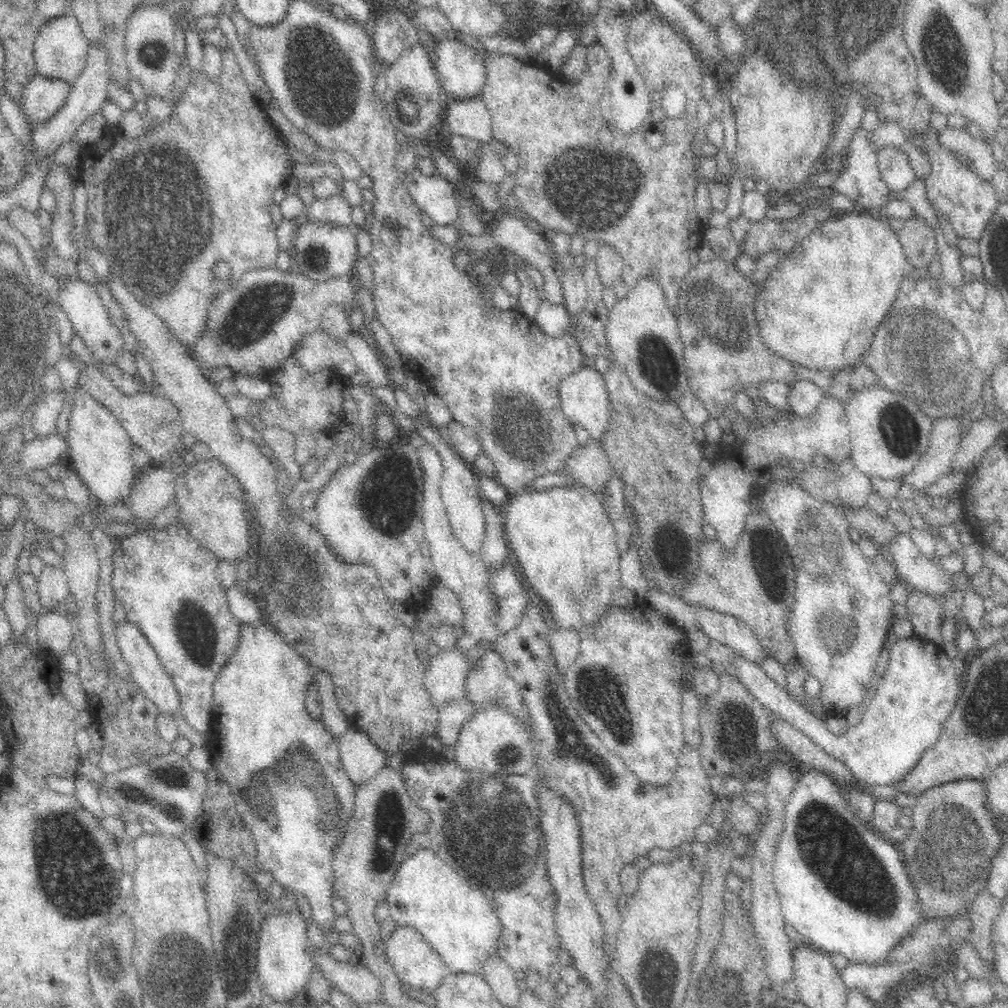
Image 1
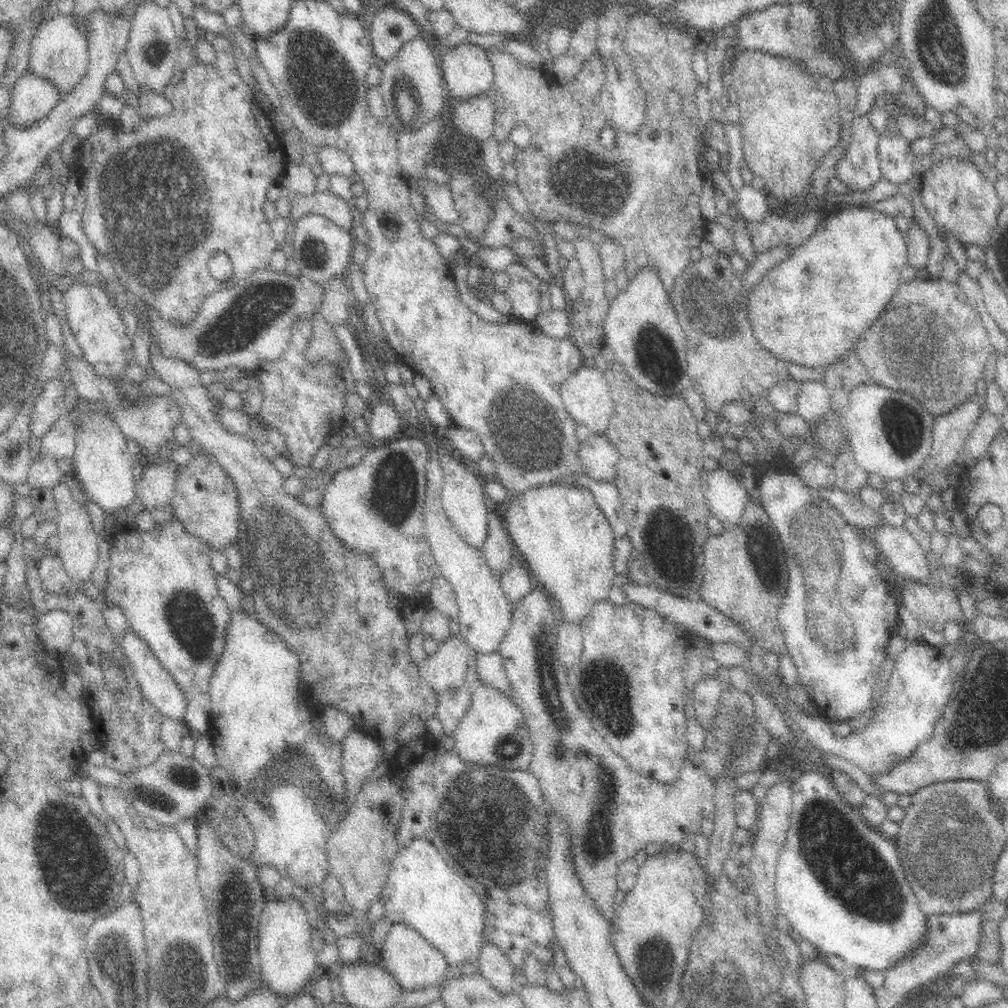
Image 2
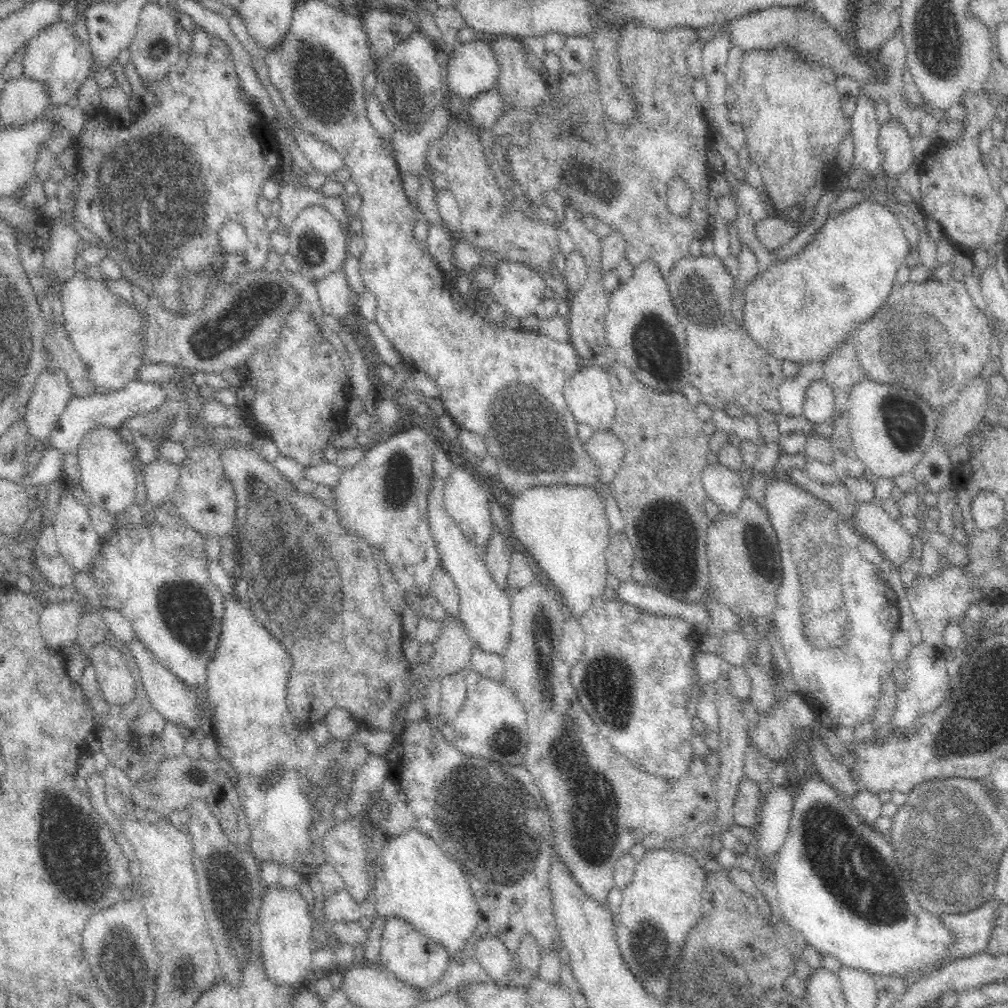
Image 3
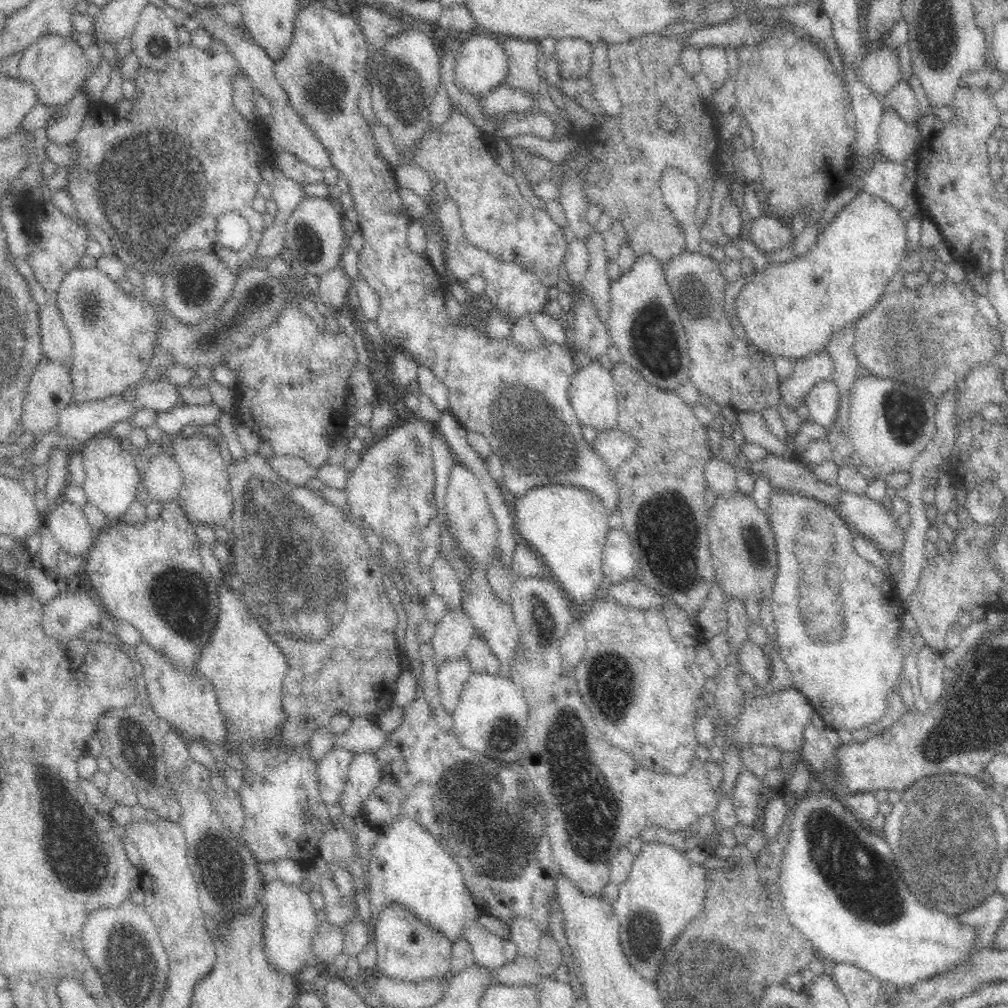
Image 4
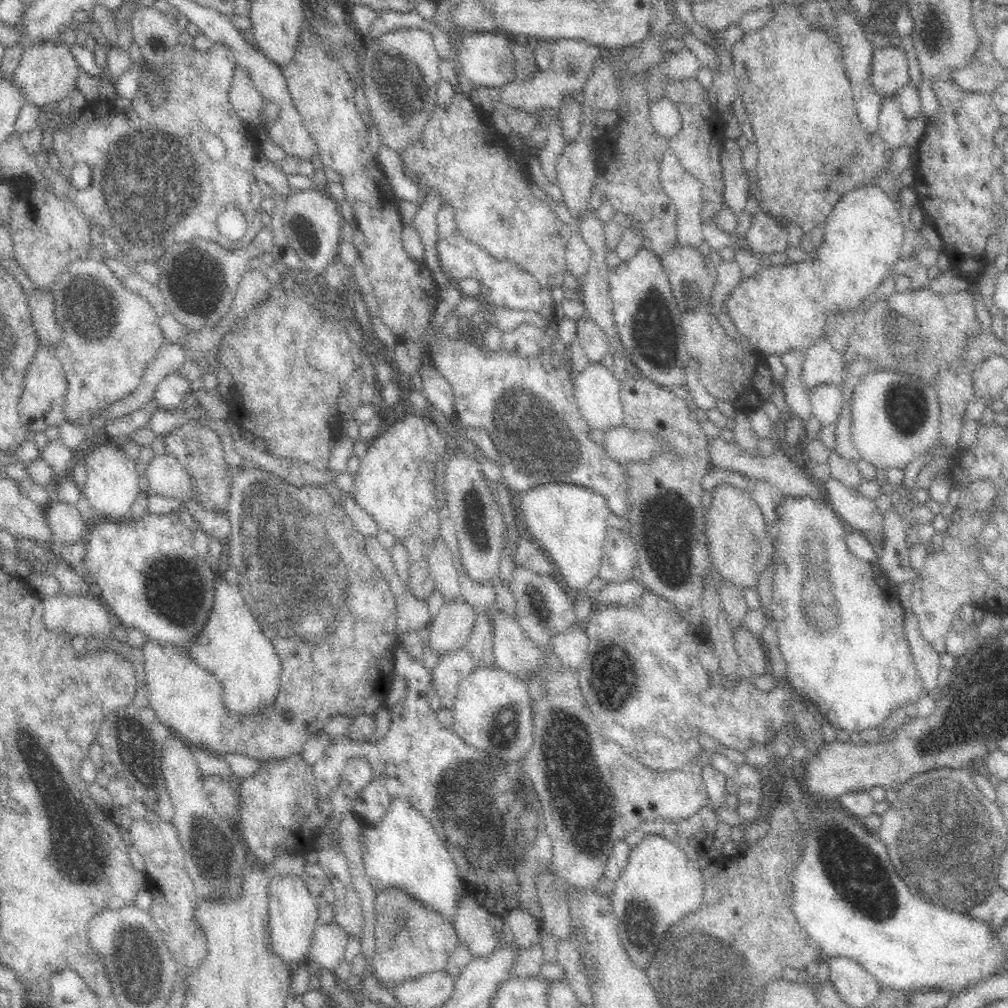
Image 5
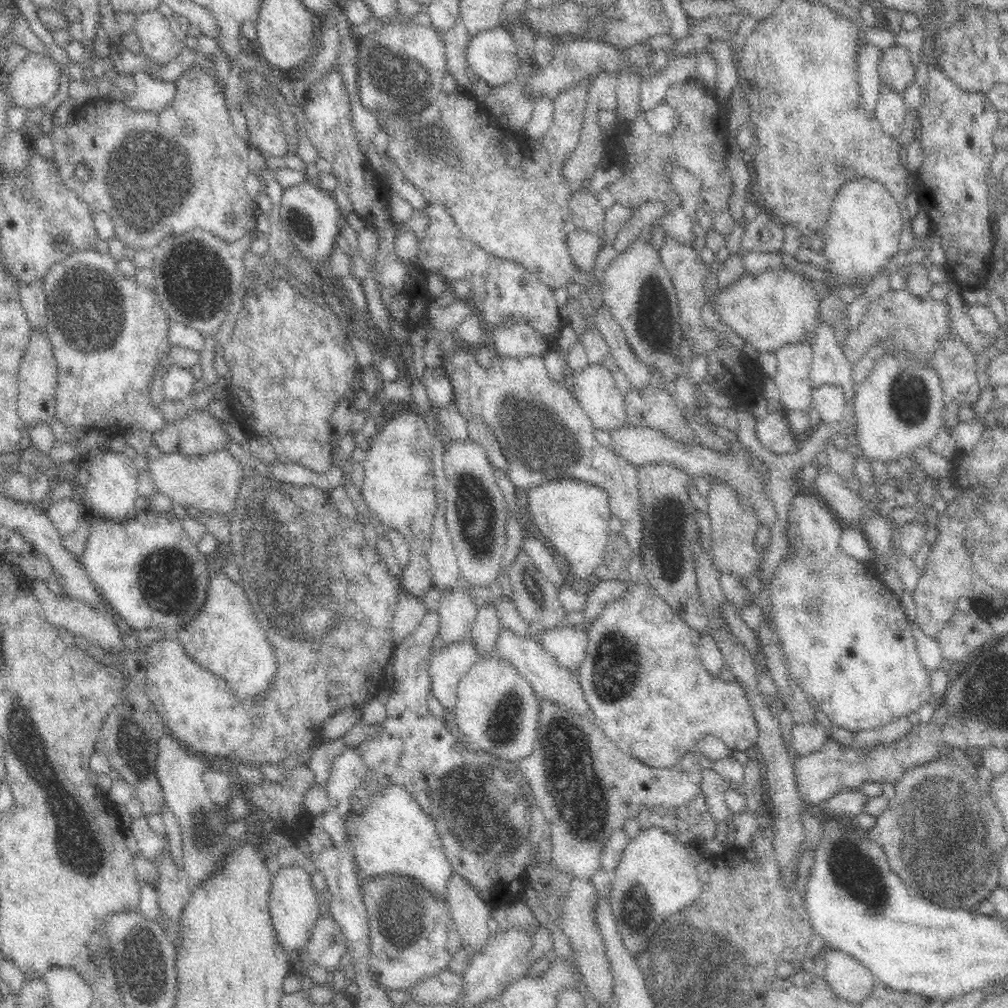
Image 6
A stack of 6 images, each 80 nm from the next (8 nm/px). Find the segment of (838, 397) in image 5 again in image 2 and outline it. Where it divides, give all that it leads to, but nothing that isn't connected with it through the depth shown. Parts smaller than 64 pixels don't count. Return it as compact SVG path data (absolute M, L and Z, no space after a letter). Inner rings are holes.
M804 381L796 396L796 414L807 423L818 420L831 404L830 391L824 381Z

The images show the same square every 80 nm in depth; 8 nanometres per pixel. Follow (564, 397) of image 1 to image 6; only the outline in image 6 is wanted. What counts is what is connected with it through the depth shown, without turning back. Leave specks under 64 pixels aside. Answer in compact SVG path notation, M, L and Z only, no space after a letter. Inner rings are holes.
M589 364L584 370L568 373L568 377L570 389L594 429L610 432L627 425L624 397L618 390L618 383L611 371L603 364Z

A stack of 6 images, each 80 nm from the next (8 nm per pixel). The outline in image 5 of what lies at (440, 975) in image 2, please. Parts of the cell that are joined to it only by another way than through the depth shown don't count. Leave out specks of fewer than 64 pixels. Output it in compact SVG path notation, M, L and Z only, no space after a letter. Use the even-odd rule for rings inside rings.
M382 891L375 898L375 908L375 951L370 968L385 989L391 989L396 982L445 970L459 940L455 927L402 891Z

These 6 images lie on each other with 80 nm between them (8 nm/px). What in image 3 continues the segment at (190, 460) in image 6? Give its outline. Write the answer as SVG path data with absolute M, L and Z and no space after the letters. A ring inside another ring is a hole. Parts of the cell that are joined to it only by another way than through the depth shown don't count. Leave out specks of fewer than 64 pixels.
M159 456L155 461L143 466L139 480L144 484L145 498L152 508L162 506L169 500L178 484L178 478L179 466L164 457Z

